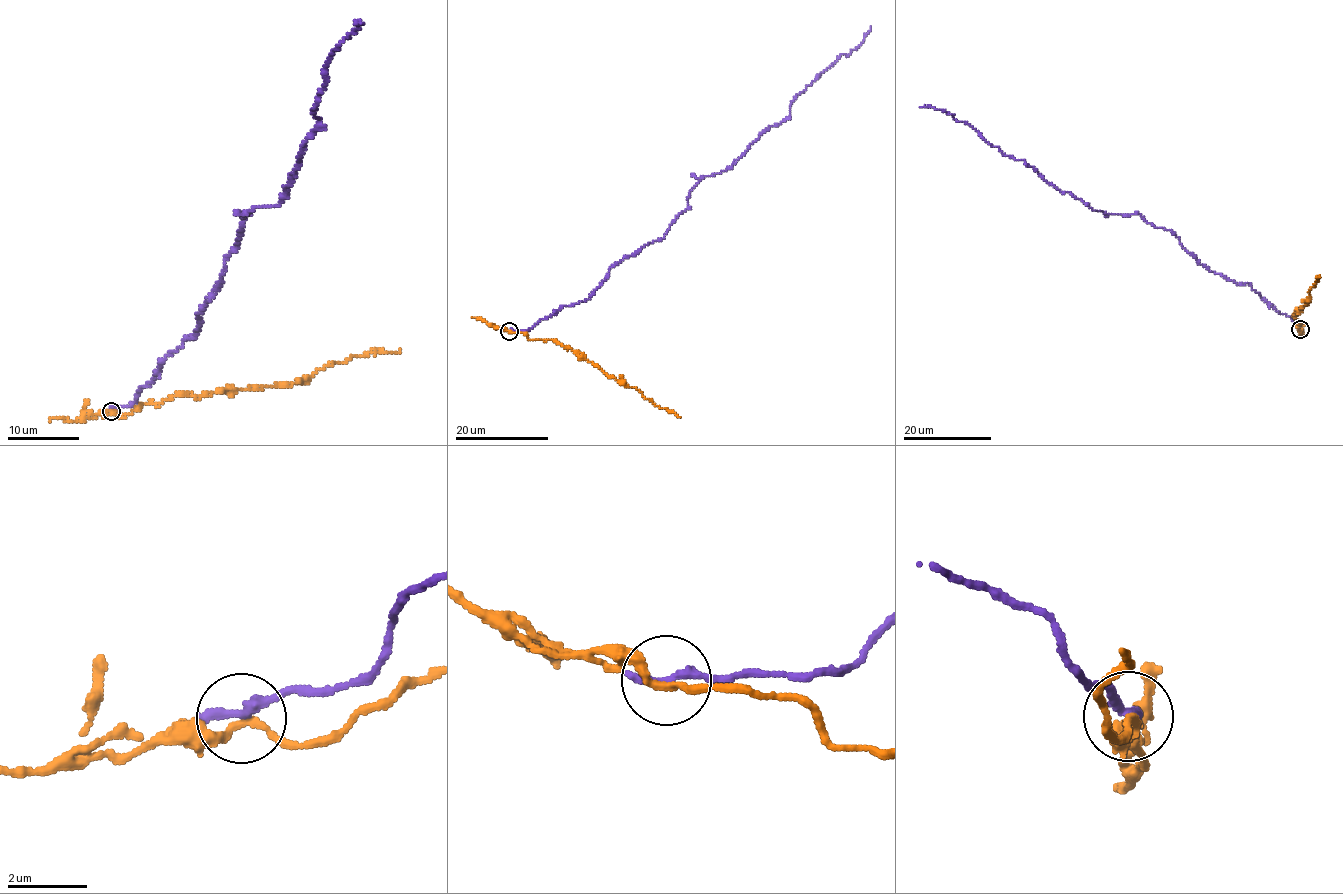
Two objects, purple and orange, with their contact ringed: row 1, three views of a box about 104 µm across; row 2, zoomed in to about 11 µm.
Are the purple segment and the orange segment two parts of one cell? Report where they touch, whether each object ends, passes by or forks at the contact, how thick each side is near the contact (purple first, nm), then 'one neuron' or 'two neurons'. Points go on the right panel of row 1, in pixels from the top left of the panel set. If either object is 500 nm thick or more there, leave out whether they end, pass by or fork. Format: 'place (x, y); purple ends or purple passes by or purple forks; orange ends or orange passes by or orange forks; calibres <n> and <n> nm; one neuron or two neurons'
place (1300, 329); purple ends; orange passes by; calibres 280 and 180 nm; one neuron

